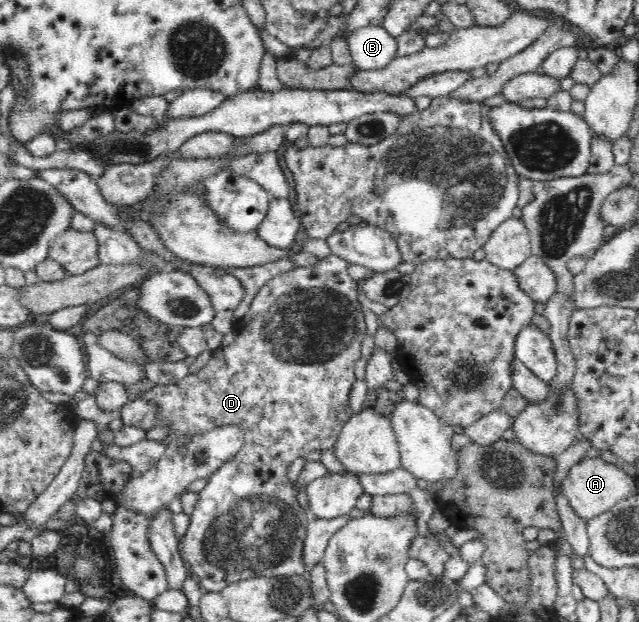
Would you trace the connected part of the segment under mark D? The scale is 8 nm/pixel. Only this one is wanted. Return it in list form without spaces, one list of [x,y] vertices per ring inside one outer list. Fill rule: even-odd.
[[[330,254],[311,266],[298,266],[293,270],[279,273],[266,282],[260,288],[260,291],[254,297],[250,309],[233,326],[232,332],[224,336],[222,344],[214,350],[208,363],[200,371],[189,374],[179,383],[156,386],[149,391],[144,391],[140,399],[145,401],[154,401],[159,406],[160,418],[158,425],[166,425],[170,432],[178,432],[180,435],[193,436],[214,429],[215,427],[237,425],[243,430],[245,442],[240,451],[226,463],[222,464],[219,471],[216,471],[209,477],[208,484],[202,491],[199,491],[199,497],[196,499],[193,511],[190,514],[190,523],[186,527],[186,533],[183,535],[181,546],[181,556],[192,576],[198,581],[199,587],[203,592],[220,592],[238,580],[250,579],[254,576],[286,576],[294,577],[297,575],[306,575],[303,562],[303,543],[306,537],[307,521],[310,519],[310,512],[304,510],[296,500],[297,492],[294,491],[294,483],[290,483],[287,475],[287,469],[291,463],[294,463],[298,457],[306,456],[310,451],[320,451],[332,449],[336,443],[339,431],[342,426],[353,415],[350,409],[350,391],[356,380],[354,375],[354,366],[361,358],[362,342],[367,334],[366,324],[364,323],[364,311],[362,304],[358,302],[359,291],[357,290],[357,281],[354,281],[348,273],[349,263],[336,254]]]

